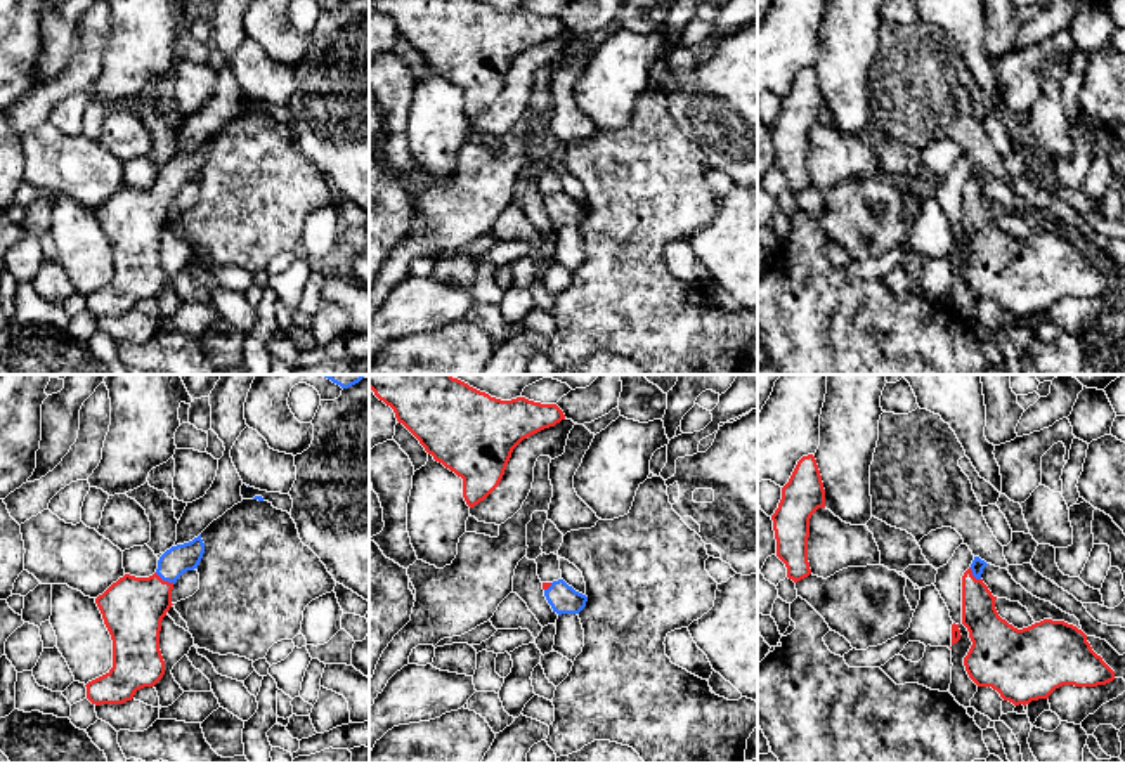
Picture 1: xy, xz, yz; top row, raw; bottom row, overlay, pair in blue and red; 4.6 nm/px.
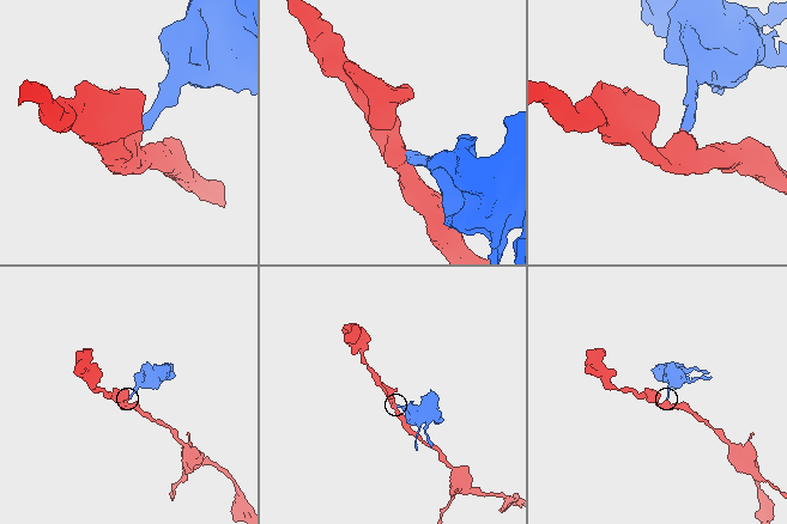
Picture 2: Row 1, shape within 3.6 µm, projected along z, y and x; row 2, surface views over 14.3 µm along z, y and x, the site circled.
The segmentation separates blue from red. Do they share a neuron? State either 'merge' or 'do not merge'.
merge

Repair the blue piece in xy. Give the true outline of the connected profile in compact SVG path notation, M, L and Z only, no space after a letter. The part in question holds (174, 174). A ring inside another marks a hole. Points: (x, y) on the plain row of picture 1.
M199 146L166 161L153 187L125 186L95 210L113 251L113 279L85 297L92 316L123 316L163 290L161 232L173 217L173 196L184 184L198 180L203 165Z

